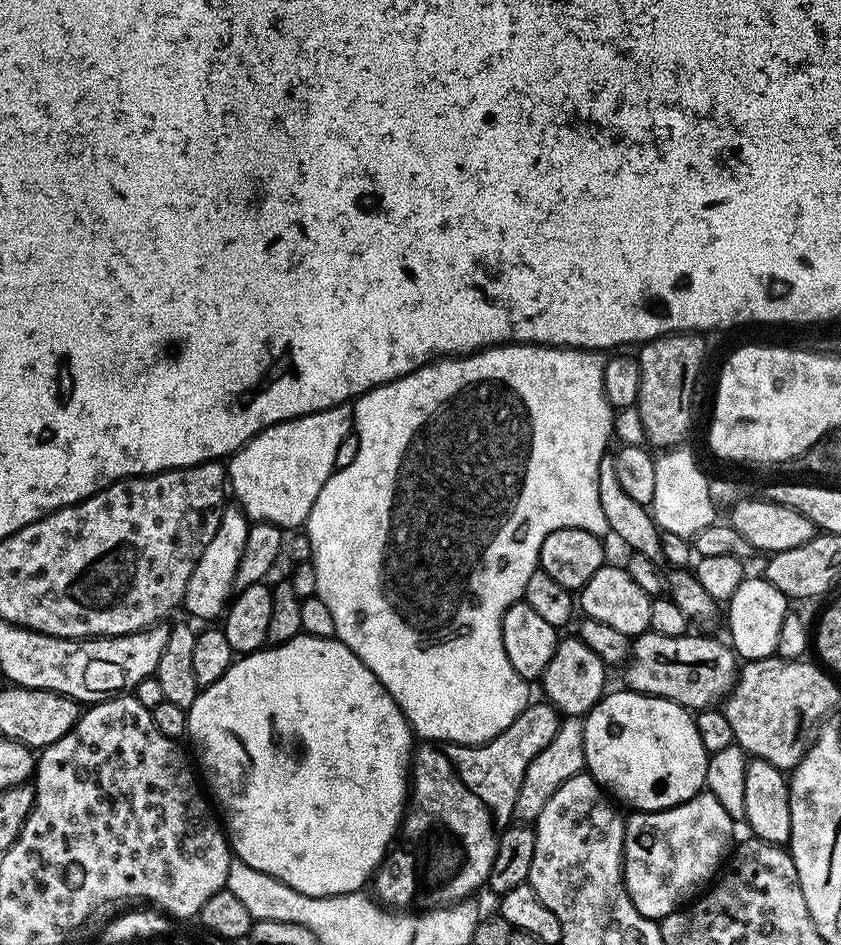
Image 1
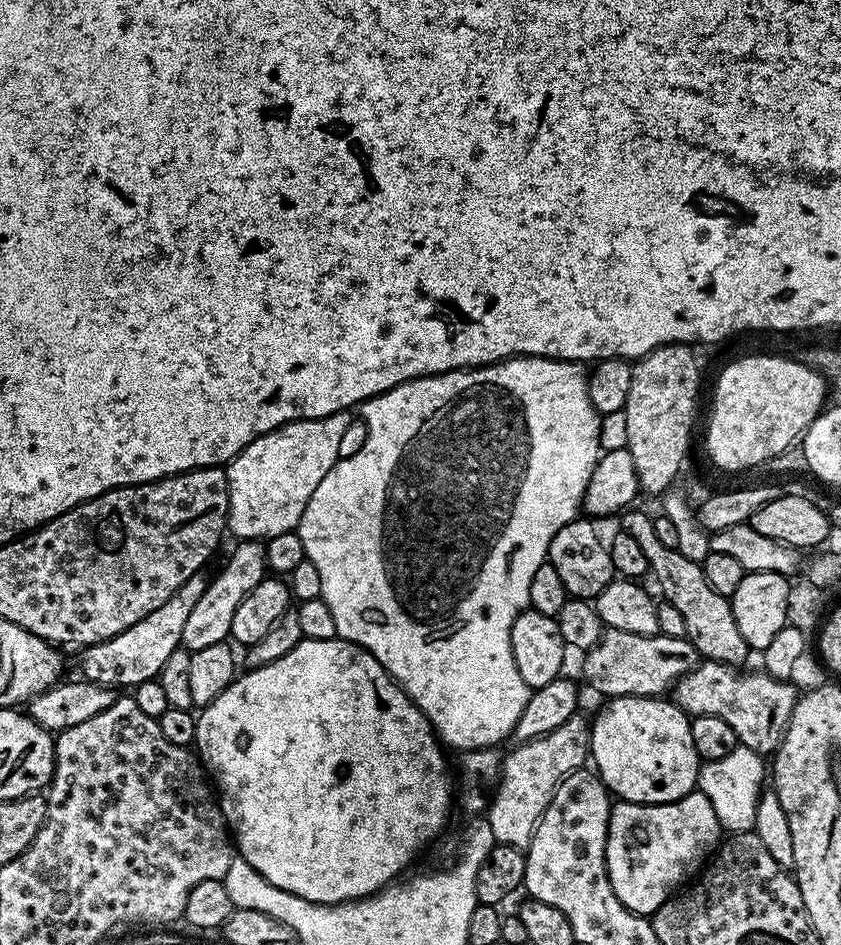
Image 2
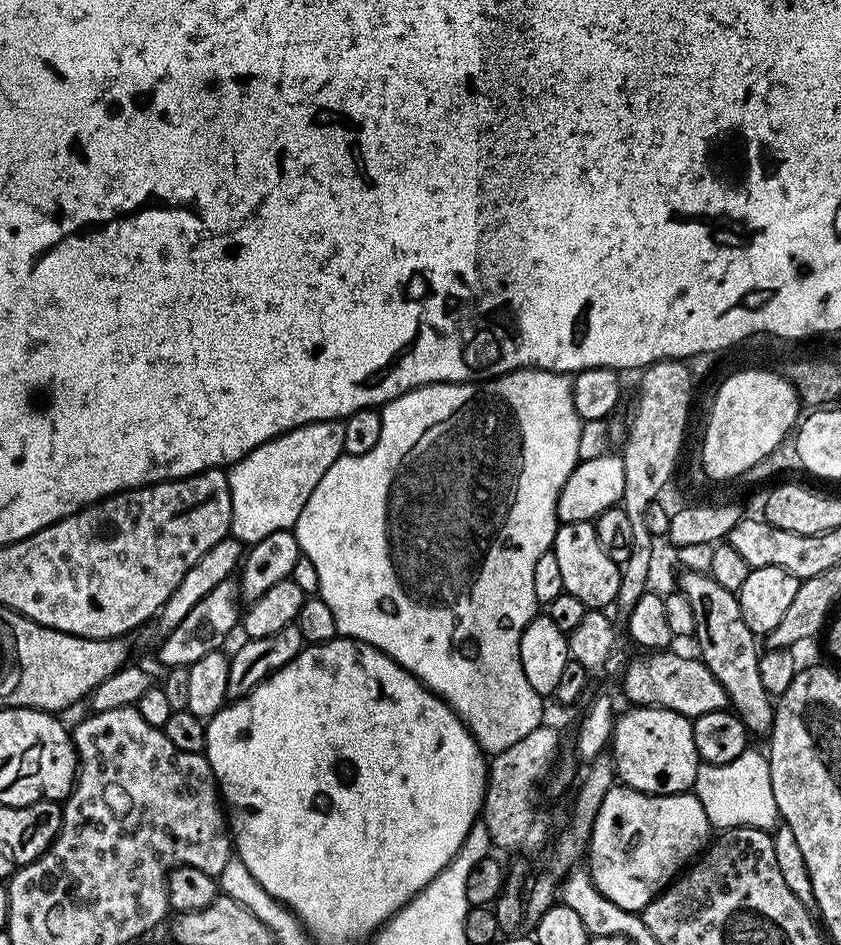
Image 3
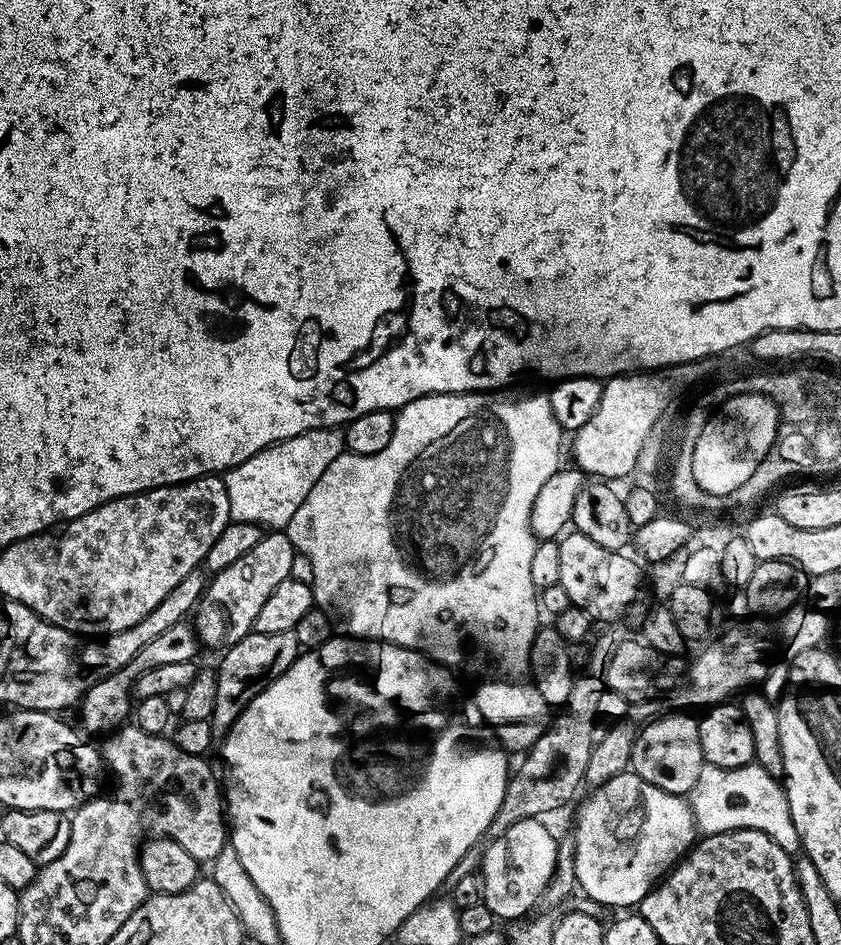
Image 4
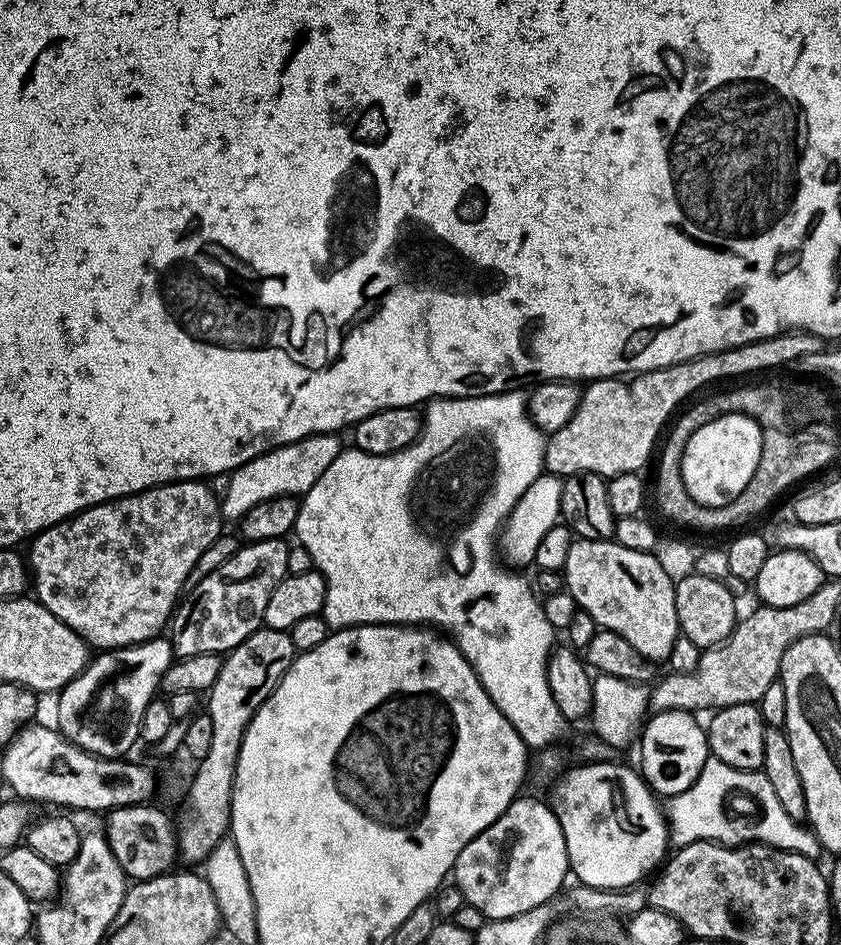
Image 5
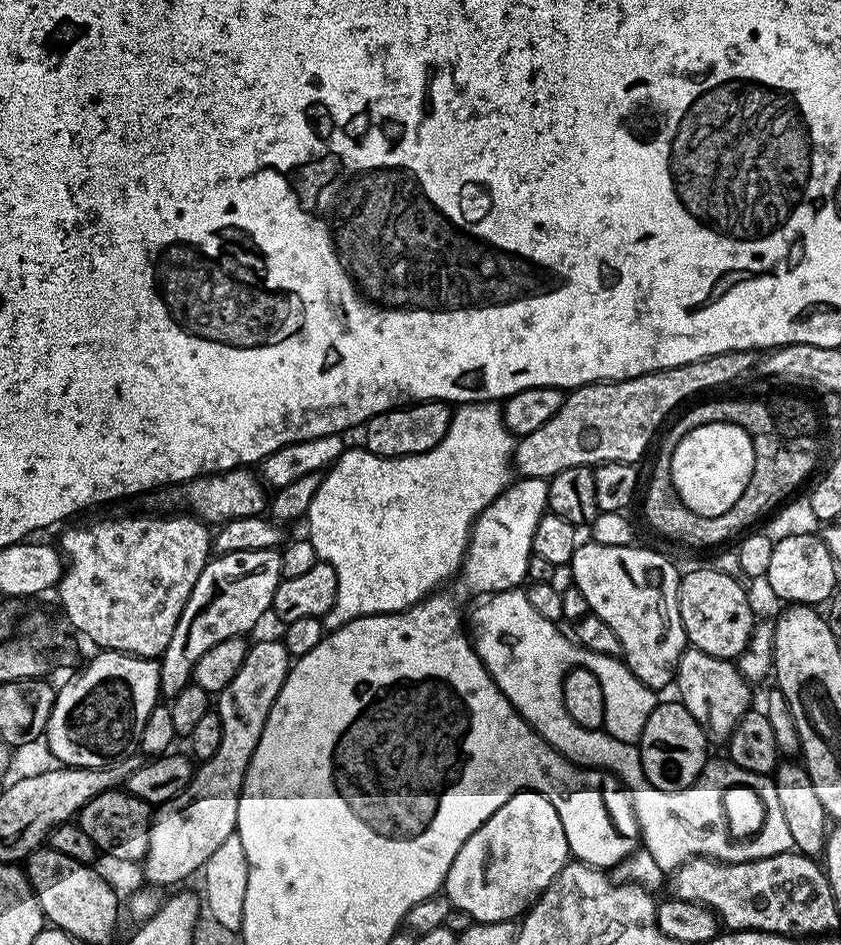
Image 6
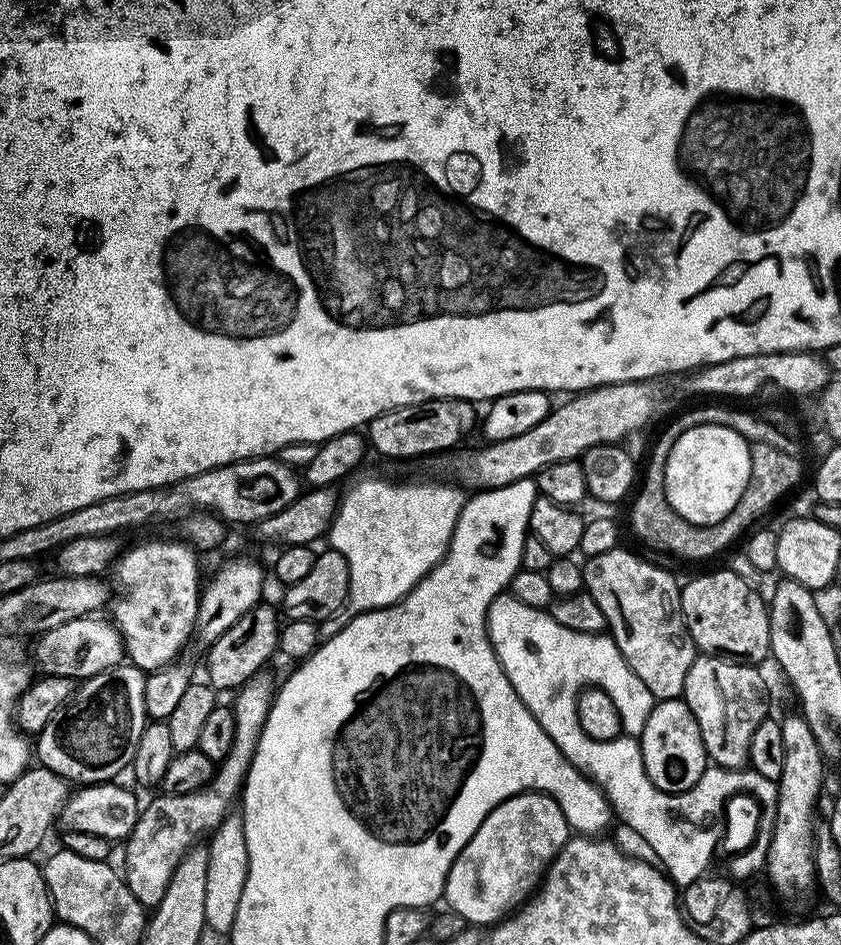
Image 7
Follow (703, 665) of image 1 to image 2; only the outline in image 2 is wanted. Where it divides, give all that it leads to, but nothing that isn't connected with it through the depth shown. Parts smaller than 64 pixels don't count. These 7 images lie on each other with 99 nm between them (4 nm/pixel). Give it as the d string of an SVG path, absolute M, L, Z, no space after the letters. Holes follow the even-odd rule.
M605 627L600 641L583 653L584 680L604 698L617 696L659 697L695 668L698 663L696 647L682 636L643 636L626 630Z

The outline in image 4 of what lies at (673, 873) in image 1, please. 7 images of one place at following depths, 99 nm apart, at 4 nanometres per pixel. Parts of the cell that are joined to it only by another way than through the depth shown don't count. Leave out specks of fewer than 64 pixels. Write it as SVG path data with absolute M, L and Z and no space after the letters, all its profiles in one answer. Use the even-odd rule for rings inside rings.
M631 770L610 778L605 784L595 785L589 792L592 793L581 802L576 812L576 883L587 899L605 909L631 909L628 907L639 905L657 881L679 864L688 855L688 849L696 843L698 829L696 819L692 817L692 805L684 796L662 790Z

